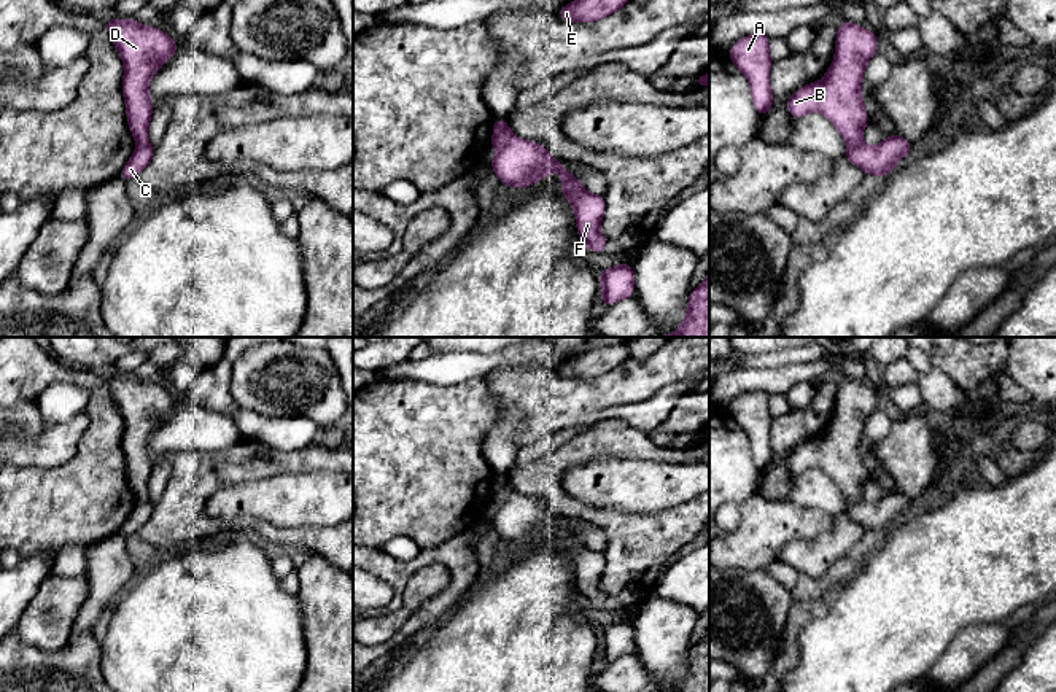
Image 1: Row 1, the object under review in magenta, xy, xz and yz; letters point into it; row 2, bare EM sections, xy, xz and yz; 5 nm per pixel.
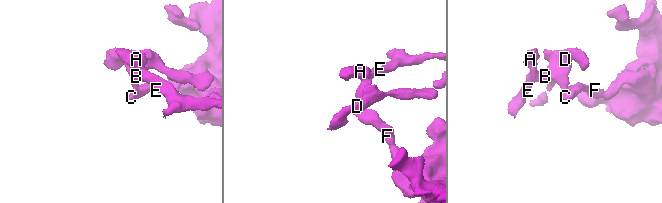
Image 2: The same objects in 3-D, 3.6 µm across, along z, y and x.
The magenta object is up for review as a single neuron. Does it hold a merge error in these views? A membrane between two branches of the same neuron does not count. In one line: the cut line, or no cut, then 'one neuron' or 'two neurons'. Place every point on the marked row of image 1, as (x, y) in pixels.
cut yz (861, 142), (848, 148); two neurons

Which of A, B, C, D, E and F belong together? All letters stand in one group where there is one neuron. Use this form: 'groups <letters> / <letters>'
groups A B D E / C F

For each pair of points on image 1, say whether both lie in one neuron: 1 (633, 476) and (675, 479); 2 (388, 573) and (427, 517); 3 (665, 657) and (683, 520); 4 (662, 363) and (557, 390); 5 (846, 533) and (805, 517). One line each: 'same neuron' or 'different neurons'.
1: same neuron
2: different neurons
3: different neurons
4: same neuron
5: different neurons

